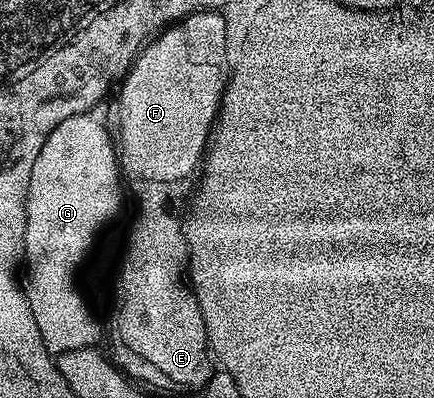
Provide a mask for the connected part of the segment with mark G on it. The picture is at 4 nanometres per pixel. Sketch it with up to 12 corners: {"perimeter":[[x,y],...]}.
{"perimeter":[[91,114],[58,124],[28,183],[24,288],[70,289],[118,211],[116,145]]}

